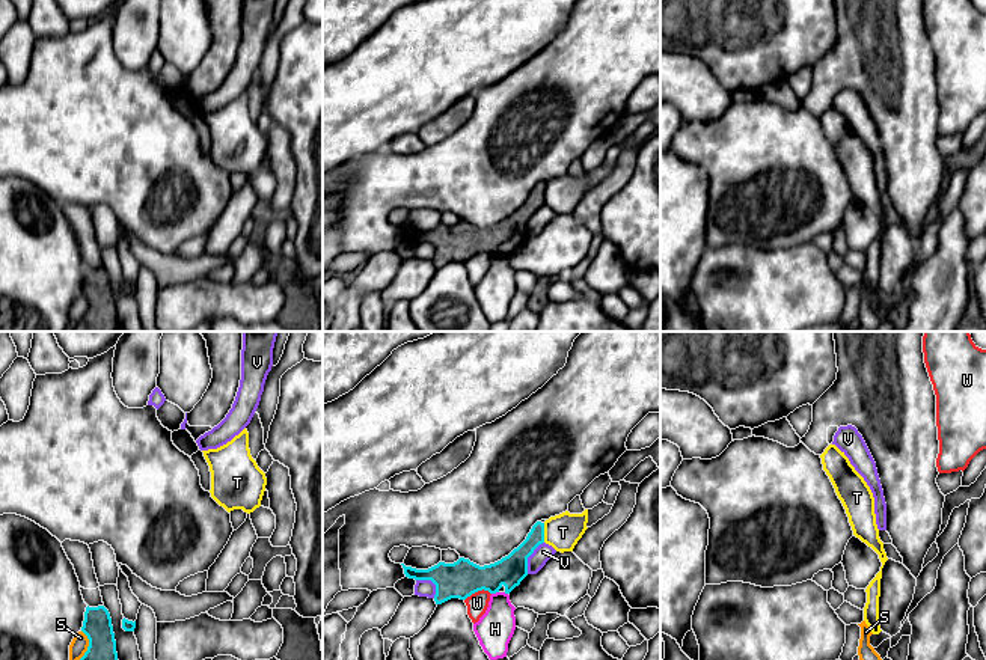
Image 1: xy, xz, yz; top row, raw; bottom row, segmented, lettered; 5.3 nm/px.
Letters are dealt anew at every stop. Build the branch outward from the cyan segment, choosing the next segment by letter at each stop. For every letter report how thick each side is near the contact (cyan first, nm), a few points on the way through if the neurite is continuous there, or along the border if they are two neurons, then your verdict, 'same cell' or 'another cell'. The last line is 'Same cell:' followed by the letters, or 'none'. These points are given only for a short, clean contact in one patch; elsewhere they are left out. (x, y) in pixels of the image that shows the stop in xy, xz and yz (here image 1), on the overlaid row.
H: 200 nm thick on the cyan side, 200 nm on the other; border along xz (498, 591), (492, 594); another cell
S: 160 nm thick on the cyan side, 90 nm on the other; another cell
T: 160 nm thick on the cyan side, 190 nm on the other; border along xz (543, 523), (545, 541); another cell
V: 160 nm thick on the cyan side, 90 nm on the other; another cell
W: 200 nm thick on the cyan side, 110 nm on the other; another cell
Same cell: none

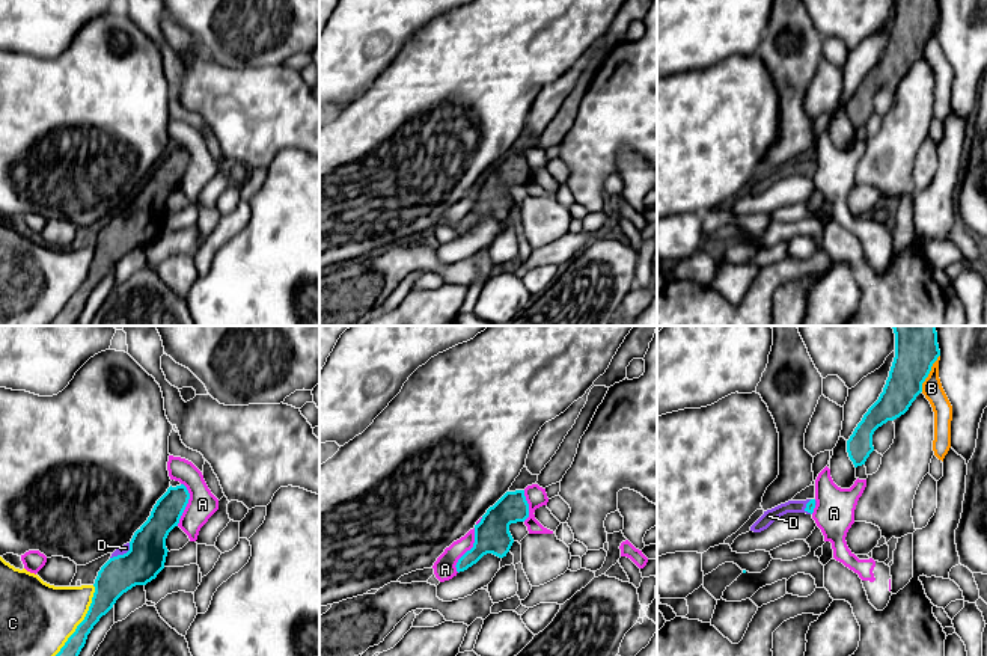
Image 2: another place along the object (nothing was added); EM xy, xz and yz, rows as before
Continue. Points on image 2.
A: 190 nm thick on the cyan side, 120 nm on the other; another cell
B: 240 nm thick on the cyan side, 110 nm on the other; another cell
C: 170 nm thick on the cyan side, 400 nm on the other; another cell
D: 200 nm thick on the cyan side, 50 nm on the other; same cell
Same cell: D

